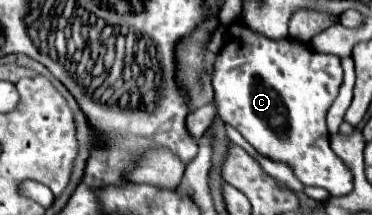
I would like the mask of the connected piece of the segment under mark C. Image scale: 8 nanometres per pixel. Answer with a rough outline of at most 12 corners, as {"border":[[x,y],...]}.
{"border":[[244,21],[214,61],[214,105],[304,185],[352,191],[328,143],[338,55]]}

